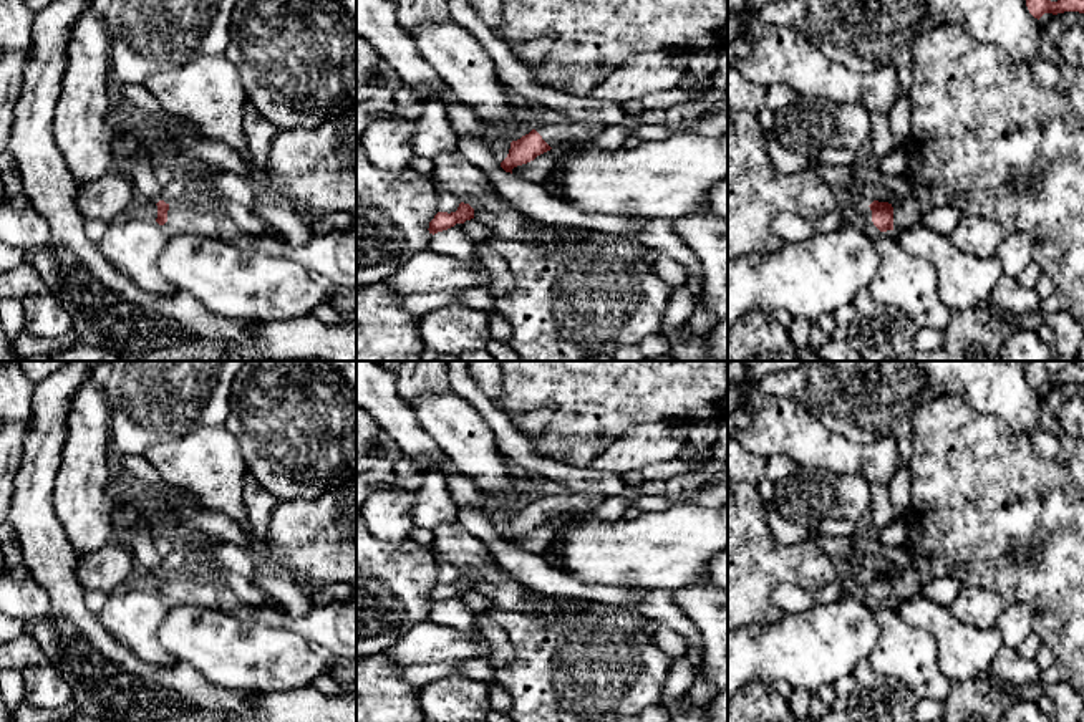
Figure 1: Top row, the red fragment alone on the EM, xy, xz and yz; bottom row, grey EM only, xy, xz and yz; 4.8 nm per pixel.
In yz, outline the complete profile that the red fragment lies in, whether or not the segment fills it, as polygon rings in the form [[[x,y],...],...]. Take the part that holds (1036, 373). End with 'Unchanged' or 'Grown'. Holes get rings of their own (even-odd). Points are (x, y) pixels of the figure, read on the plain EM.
[[[1024,361],[1024,371],[1029,384],[1034,389],[1041,389],[1044,384],[1064,384],[1064,383],[1079,383],[1084,384],[1084,369],[1076,363],[1066,366],[1057,373],[1046,369],[1046,361]]]. Unchanged

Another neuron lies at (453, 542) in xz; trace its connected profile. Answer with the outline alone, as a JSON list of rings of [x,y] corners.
[[[459,522],[441,525],[433,535],[436,551],[474,580],[474,591],[489,598],[492,611],[532,613],[550,624],[560,609],[580,609],[587,604],[573,598],[542,596],[504,573],[486,543]]]

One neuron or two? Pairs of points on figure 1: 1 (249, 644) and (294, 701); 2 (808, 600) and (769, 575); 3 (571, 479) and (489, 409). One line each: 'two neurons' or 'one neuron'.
1: two neurons
2: two neurons
3: one neuron

